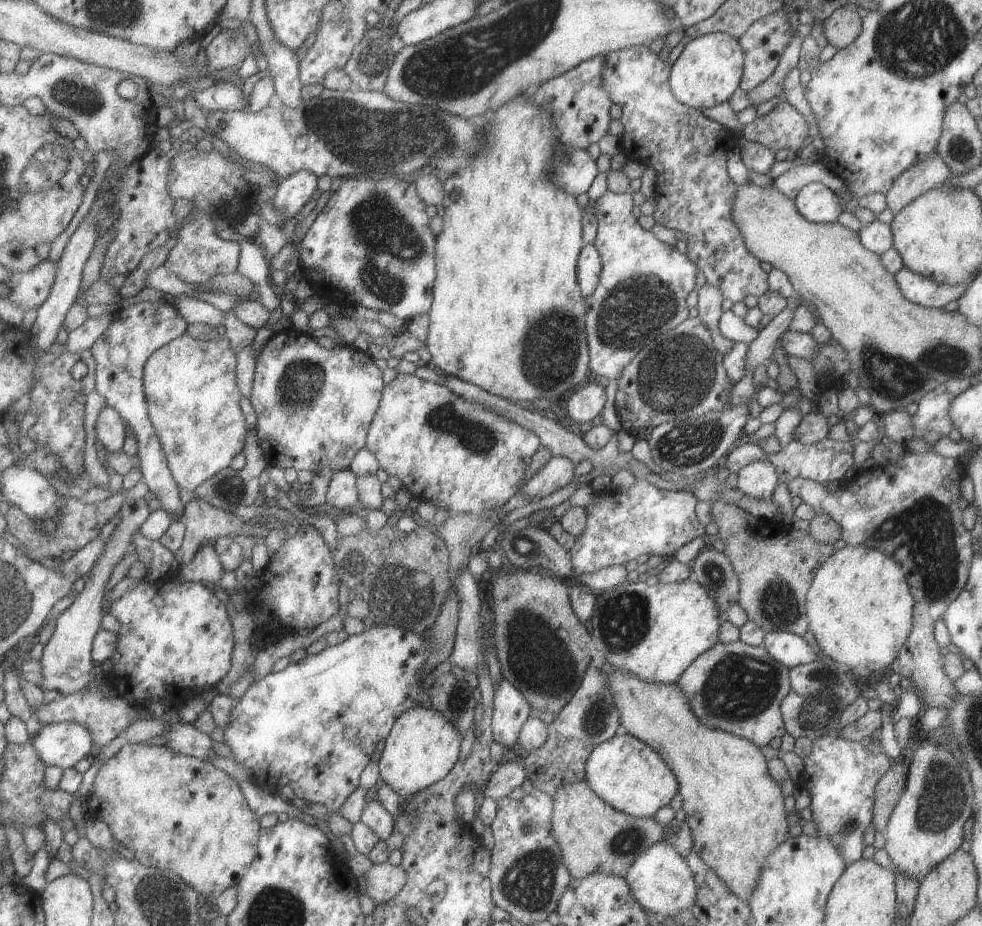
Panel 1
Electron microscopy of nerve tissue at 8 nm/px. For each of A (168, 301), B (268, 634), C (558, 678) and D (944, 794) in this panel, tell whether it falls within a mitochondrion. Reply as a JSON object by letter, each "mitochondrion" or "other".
{"A":"other","B":"other","C":"mitochondrion","D":"mitochondrion"}

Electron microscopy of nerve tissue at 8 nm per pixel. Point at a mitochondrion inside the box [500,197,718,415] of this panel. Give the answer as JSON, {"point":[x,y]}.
{"point":[647,301]}

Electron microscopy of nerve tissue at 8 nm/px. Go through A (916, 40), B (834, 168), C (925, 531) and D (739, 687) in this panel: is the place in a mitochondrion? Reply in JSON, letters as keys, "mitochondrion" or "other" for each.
{"A":"mitochondrion","B":"other","C":"mitochondrion","D":"mitochondrion"}

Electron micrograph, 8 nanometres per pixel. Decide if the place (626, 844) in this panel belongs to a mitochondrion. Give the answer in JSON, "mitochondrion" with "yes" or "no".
{"mitochondrion":"yes"}

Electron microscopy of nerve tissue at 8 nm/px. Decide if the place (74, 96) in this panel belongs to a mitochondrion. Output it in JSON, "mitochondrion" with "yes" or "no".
{"mitochondrion":"yes"}

